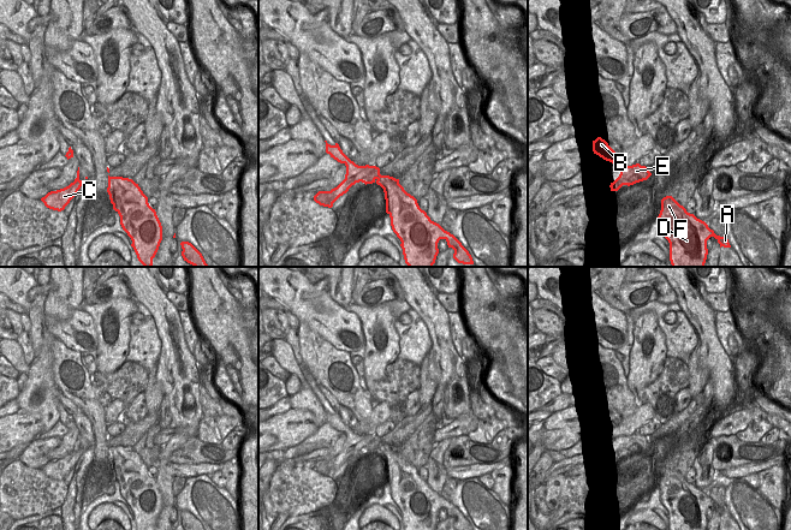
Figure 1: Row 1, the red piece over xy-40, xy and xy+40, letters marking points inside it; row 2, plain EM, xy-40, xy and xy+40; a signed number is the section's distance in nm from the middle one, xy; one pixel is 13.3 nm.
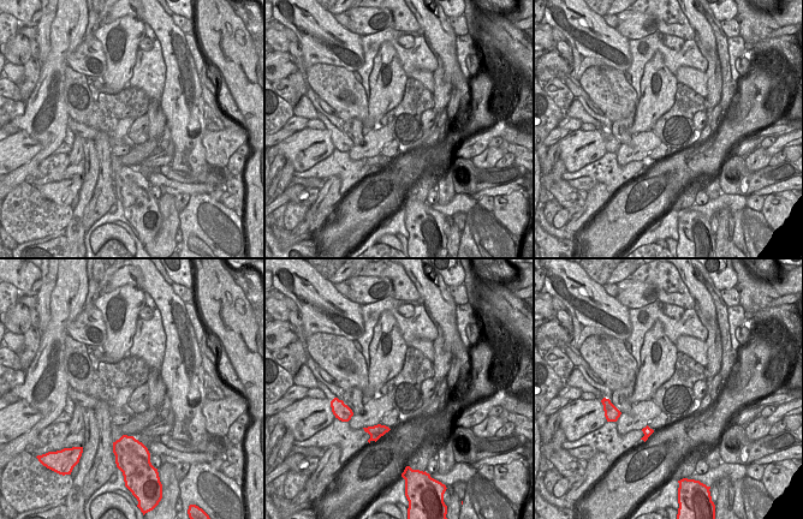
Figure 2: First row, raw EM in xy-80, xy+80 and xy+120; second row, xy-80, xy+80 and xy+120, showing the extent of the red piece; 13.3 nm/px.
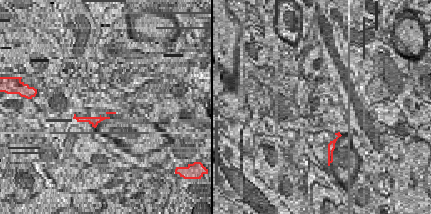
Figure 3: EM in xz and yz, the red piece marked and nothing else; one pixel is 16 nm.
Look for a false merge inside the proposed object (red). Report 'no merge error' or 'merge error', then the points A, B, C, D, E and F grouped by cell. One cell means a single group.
no merge error; A B C D E F

